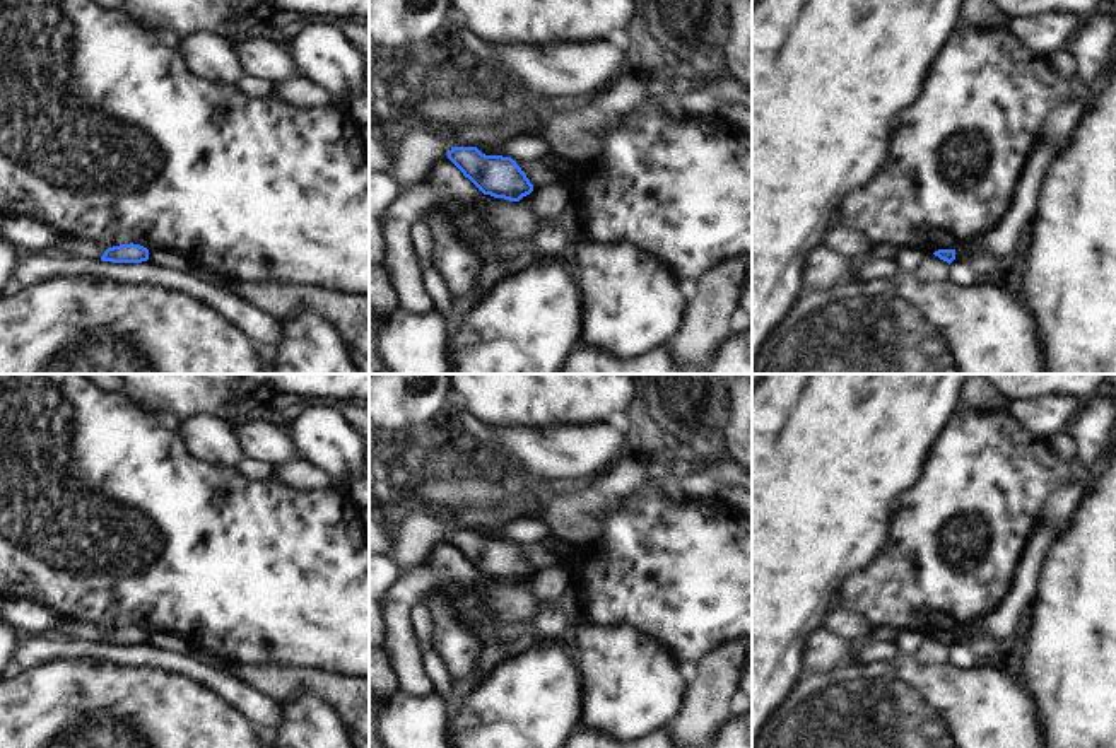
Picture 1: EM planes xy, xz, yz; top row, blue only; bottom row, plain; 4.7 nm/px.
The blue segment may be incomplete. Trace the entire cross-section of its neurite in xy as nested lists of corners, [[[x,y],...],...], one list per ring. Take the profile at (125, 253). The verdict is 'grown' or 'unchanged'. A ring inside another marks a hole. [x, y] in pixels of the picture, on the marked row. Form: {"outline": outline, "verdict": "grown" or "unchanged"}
{"outline": [[[133,243],[108,248],[101,256],[101,261],[111,261],[111,263],[142,263],[147,260],[149,260],[149,249]]], "verdict": "unchanged"}

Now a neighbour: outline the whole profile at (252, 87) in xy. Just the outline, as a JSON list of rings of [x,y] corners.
[[[241,77],[236,84],[243,91],[246,97],[251,99],[265,99],[273,94],[273,84],[268,80],[258,80],[255,77]]]

